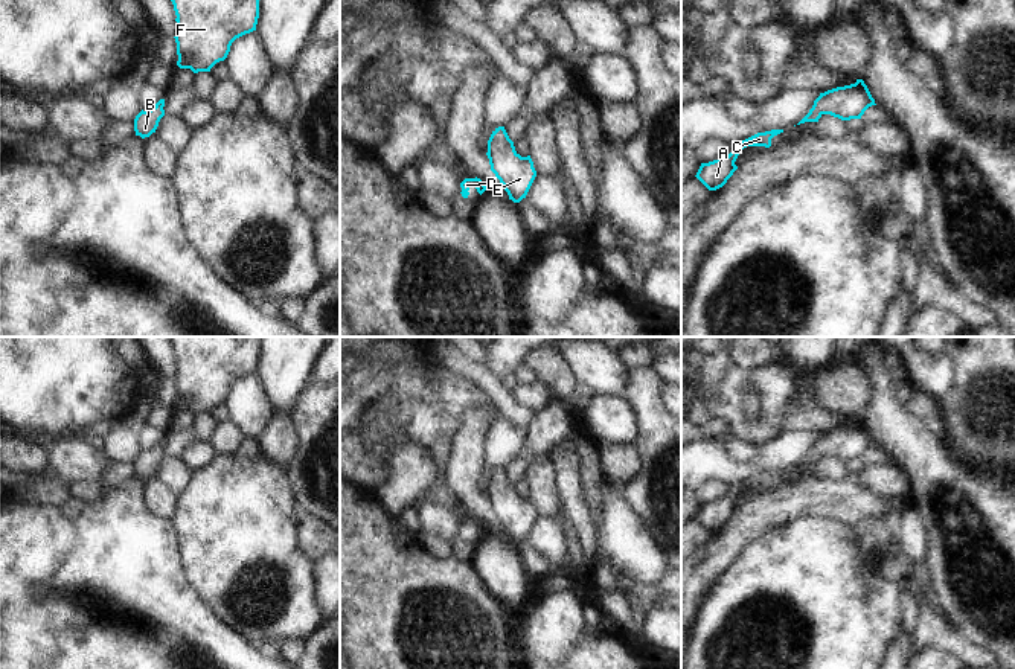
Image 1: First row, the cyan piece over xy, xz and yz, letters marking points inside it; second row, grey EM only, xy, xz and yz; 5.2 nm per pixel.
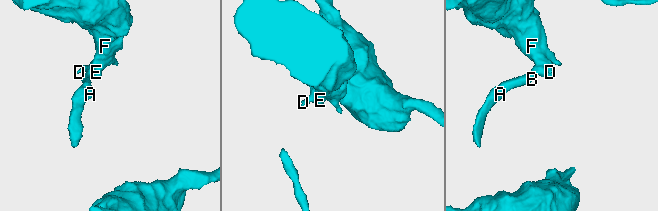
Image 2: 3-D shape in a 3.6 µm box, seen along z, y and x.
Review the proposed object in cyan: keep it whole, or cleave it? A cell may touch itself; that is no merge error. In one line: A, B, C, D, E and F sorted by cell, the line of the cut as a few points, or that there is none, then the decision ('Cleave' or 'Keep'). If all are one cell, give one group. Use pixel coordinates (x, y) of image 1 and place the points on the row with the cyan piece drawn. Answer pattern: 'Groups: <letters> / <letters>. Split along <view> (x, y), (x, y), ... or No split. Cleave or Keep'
Groups: A B C D E F. No split. Keep

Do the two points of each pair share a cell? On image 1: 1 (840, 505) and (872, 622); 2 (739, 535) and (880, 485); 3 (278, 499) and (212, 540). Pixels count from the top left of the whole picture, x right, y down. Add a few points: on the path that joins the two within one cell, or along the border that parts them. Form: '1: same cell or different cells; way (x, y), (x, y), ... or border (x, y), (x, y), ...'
1: different cells; border (810, 515), (825, 515), (852, 528)
2: different cells; border (849, 477), (889, 502), (901, 505)
3: same cell; way (261, 499), (256, 499), (229, 526)

